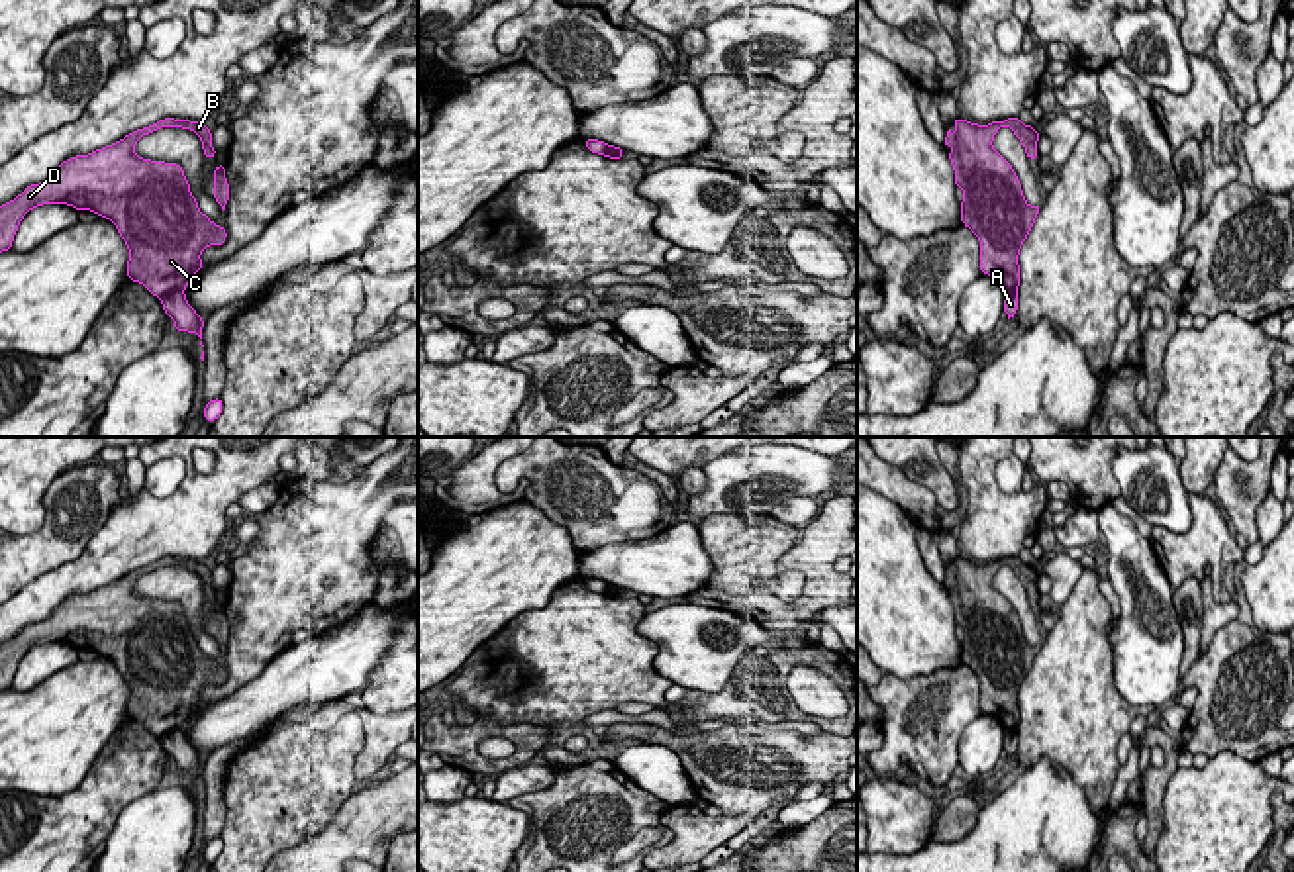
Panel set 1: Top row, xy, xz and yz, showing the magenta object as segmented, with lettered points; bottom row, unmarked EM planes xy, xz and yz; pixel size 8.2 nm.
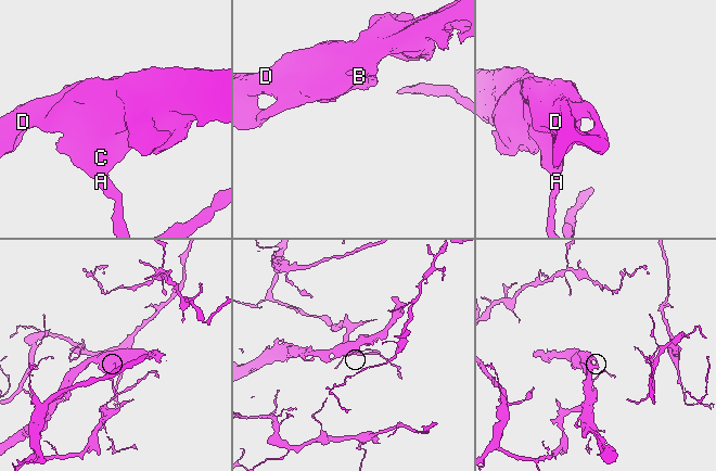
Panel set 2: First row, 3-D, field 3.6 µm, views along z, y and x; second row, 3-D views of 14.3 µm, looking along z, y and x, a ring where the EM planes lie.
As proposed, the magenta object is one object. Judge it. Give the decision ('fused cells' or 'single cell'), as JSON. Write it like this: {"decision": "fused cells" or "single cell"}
{"decision": "fused cells"}

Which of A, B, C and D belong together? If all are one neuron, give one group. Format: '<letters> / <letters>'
A / B C D

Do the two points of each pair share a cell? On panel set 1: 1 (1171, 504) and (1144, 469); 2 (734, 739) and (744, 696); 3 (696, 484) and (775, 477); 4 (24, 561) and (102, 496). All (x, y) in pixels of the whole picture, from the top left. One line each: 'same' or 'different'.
1: same
2: different
3: different
4: same

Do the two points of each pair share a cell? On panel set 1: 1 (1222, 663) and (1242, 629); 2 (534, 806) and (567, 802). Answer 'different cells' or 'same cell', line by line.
1: same cell
2: same cell

